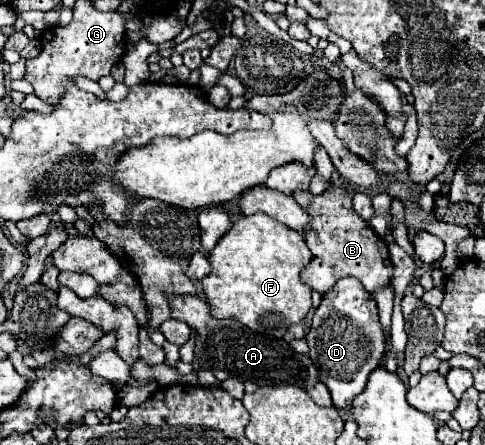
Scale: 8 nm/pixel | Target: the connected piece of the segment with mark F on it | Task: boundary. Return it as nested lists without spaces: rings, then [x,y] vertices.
[[[255,213],[241,217],[233,223],[233,227],[217,241],[217,245],[209,251],[209,263],[213,271],[201,281],[203,291],[207,295],[207,303],[211,305],[211,315],[215,319],[237,319],[245,327],[265,333],[271,337],[283,337],[289,325],[301,323],[303,317],[311,309],[311,287],[299,279],[301,269],[311,261],[309,247],[301,233],[291,231],[283,223],[275,221],[269,215]]]

